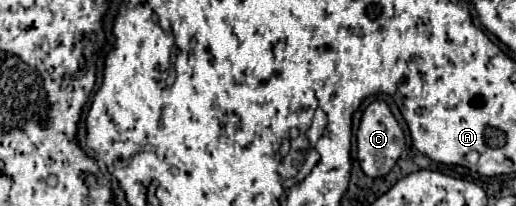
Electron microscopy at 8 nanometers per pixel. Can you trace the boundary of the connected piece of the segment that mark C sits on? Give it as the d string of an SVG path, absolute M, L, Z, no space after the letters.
M382 100L372 102L364 110L360 128L356 132L356 142L358 142L358 160L360 160L360 166L362 166L364 174L370 176L370 178L386 176L392 170L392 166L396 164L396 160L400 158L400 154L402 154L402 150L406 146L404 144L404 132L402 132L402 128L398 126L396 118L392 116L388 104L382 102Z

